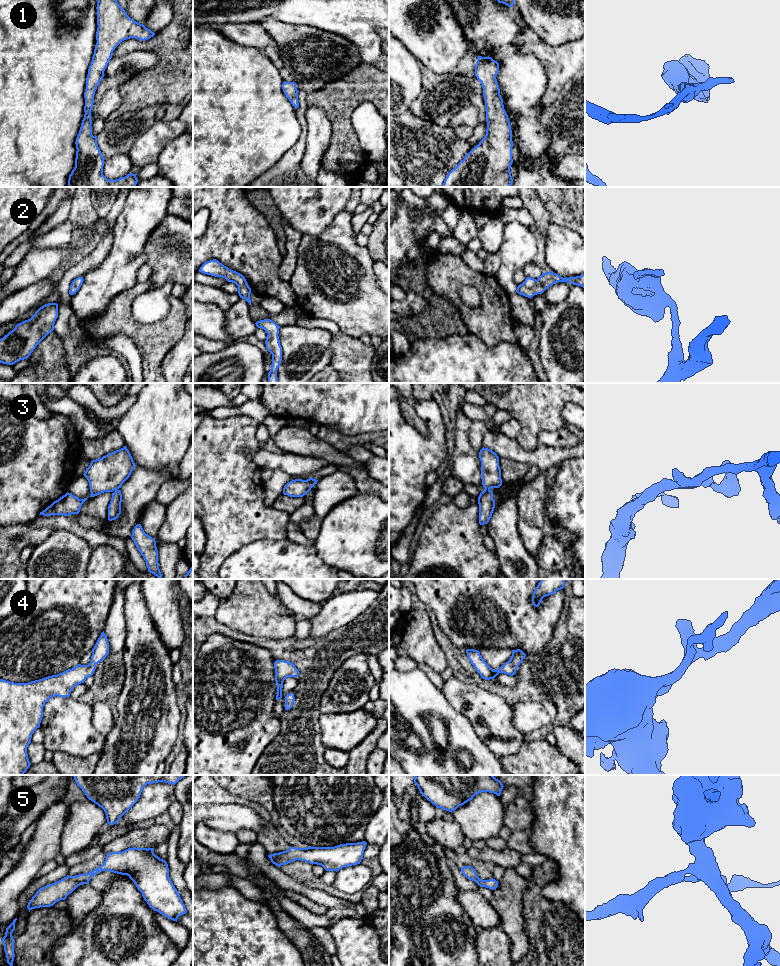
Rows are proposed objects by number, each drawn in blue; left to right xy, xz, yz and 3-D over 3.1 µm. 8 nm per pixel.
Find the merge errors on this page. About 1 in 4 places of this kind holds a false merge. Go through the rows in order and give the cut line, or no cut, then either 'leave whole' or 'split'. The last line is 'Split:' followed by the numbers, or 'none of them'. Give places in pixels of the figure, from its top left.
1: no cut; leave whole
2: no cut; leave whole
3: cut in yz along (485, 488), (489, 489); split
4: no cut; leave whole
5: no cut; leave whole
Split: 3

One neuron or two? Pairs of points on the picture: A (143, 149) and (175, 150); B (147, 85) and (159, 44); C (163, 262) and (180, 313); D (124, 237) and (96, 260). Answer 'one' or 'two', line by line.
A: two
B: one
C: two
D: two

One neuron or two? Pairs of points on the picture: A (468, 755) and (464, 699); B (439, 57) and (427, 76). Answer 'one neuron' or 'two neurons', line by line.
A: two neurons
B: two neurons

